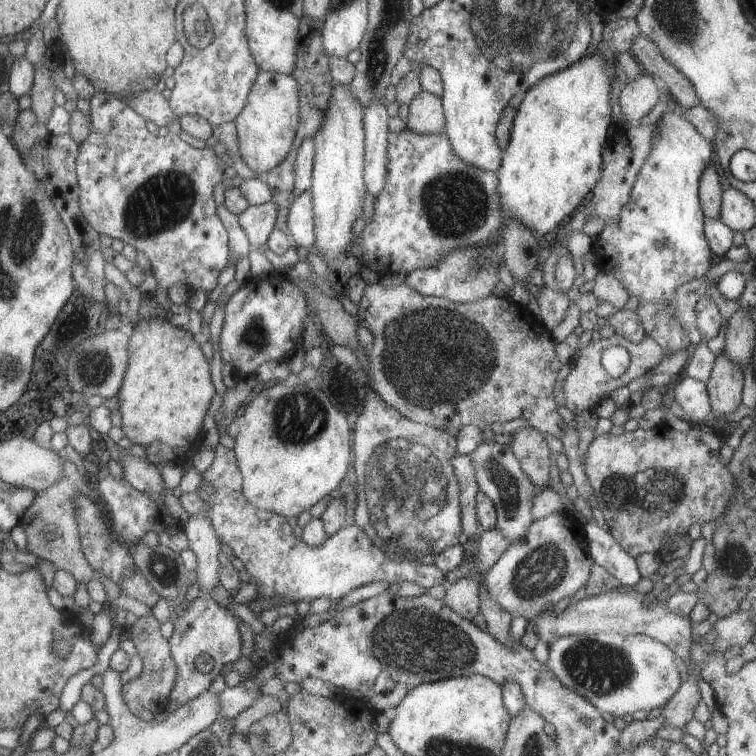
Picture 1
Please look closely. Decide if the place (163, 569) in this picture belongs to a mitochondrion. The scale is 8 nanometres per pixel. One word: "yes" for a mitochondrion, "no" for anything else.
yes

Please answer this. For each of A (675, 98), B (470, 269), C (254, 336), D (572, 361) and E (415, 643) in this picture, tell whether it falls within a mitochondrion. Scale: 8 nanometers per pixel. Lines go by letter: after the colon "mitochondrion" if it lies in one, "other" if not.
A: other
B: mitochondrion
C: mitochondrion
D: other
E: mitochondrion

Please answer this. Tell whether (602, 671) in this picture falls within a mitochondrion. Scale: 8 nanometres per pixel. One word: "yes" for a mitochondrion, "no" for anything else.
yes

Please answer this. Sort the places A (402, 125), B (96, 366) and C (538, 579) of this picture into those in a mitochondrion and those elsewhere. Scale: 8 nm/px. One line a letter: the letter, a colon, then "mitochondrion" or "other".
A: other
B: mitochondrion
C: mitochondrion

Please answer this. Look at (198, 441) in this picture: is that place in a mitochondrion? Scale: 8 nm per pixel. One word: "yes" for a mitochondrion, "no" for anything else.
no

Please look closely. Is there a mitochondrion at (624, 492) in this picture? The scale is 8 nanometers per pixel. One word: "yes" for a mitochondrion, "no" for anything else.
yes

